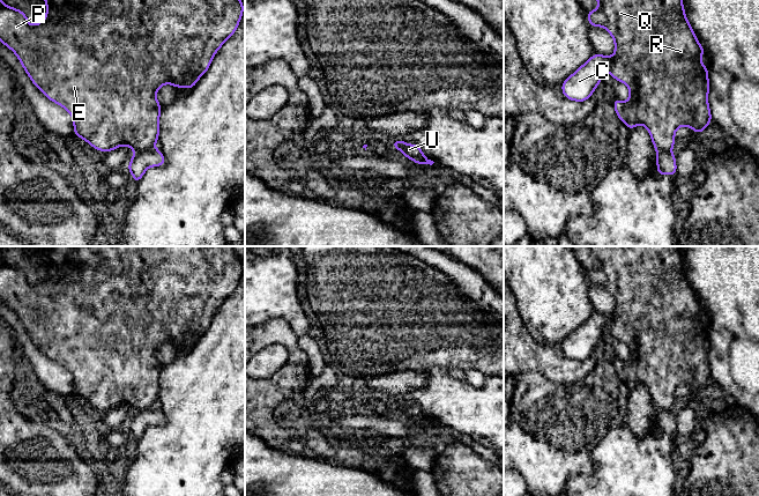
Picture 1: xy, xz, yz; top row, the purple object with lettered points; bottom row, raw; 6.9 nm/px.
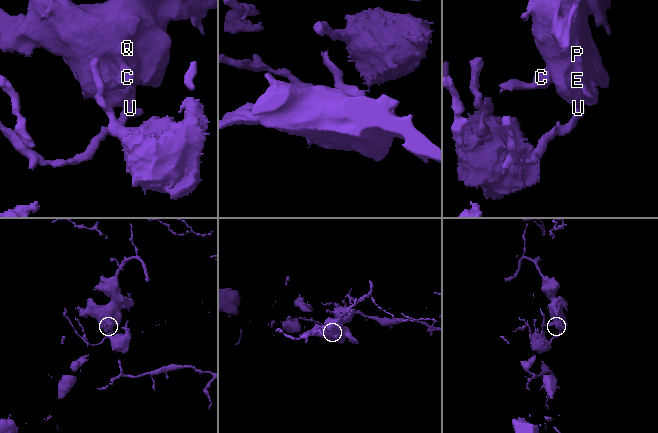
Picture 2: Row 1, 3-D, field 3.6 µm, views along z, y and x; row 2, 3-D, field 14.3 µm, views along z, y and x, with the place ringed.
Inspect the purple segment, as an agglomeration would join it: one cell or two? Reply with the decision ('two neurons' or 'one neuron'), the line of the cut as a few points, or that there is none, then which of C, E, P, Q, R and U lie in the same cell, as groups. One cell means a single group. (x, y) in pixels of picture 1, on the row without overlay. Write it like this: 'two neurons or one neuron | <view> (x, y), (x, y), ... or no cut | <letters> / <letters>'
two neurons | xy (151, 407), (144, 411), (136, 411) | C E P Q R / U

